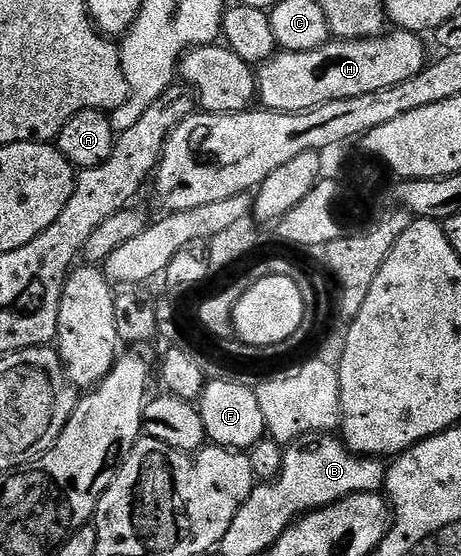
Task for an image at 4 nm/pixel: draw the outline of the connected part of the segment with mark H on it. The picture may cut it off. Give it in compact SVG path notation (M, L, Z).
M400 28L390 32L382 33L375 38L350 38L348 40L330 40L325 45L320 46L317 50L311 52L278 52L269 59L268 62L262 62L256 71L257 76L257 98L260 105L266 110L282 110L285 114L294 114L295 112L303 112L304 110L314 110L317 106L327 104L331 100L347 100L351 96L367 96L367 92L379 92L379 88L391 88L391 84L403 84L403 80L411 80L411 76L415 76L420 70L427 65L427 57L425 58L425 46L421 43L422 35L417 32L410 32Z

